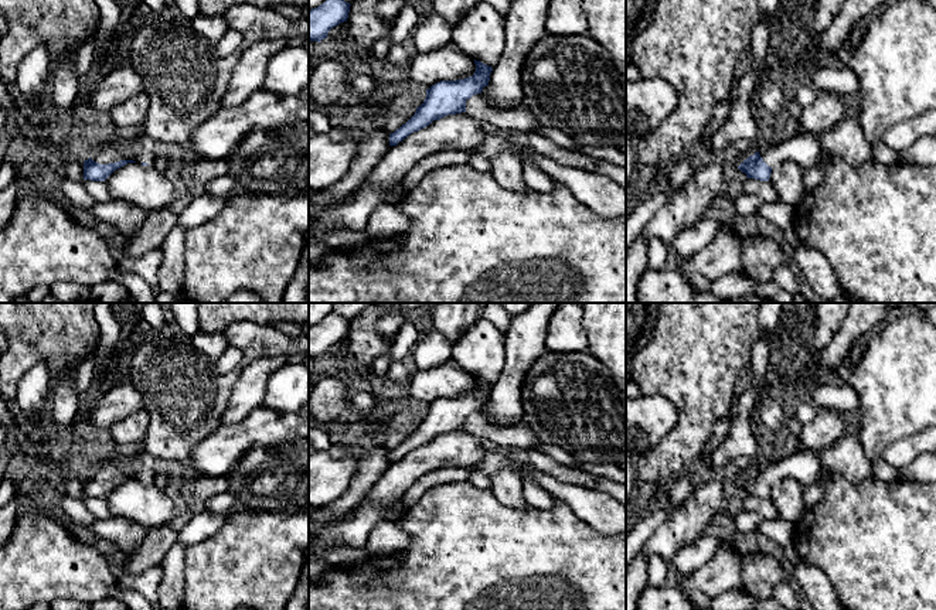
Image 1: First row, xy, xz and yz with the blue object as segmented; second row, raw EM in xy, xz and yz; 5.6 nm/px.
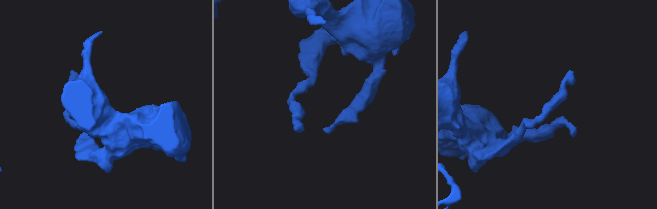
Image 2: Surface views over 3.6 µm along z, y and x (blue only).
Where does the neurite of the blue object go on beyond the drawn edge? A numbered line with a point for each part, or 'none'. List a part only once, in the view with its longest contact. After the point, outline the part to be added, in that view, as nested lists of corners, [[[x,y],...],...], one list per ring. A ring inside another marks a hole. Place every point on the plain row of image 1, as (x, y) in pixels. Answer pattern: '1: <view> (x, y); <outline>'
1: xy (102, 470); [[[110,460],[95,463],[92,466],[91,476],[99,481],[109,481],[120,477],[133,477],[139,481],[147,480],[149,483],[153,483],[152,470],[144,468],[140,471],[127,473],[127,471],[122,471],[118,466],[112,464]]]

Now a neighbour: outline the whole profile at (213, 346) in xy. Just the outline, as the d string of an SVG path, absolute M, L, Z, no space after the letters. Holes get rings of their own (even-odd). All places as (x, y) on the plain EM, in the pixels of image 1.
M198 331L191 337L197 351L202 352L212 364L215 364L228 348L229 343L224 333Z

